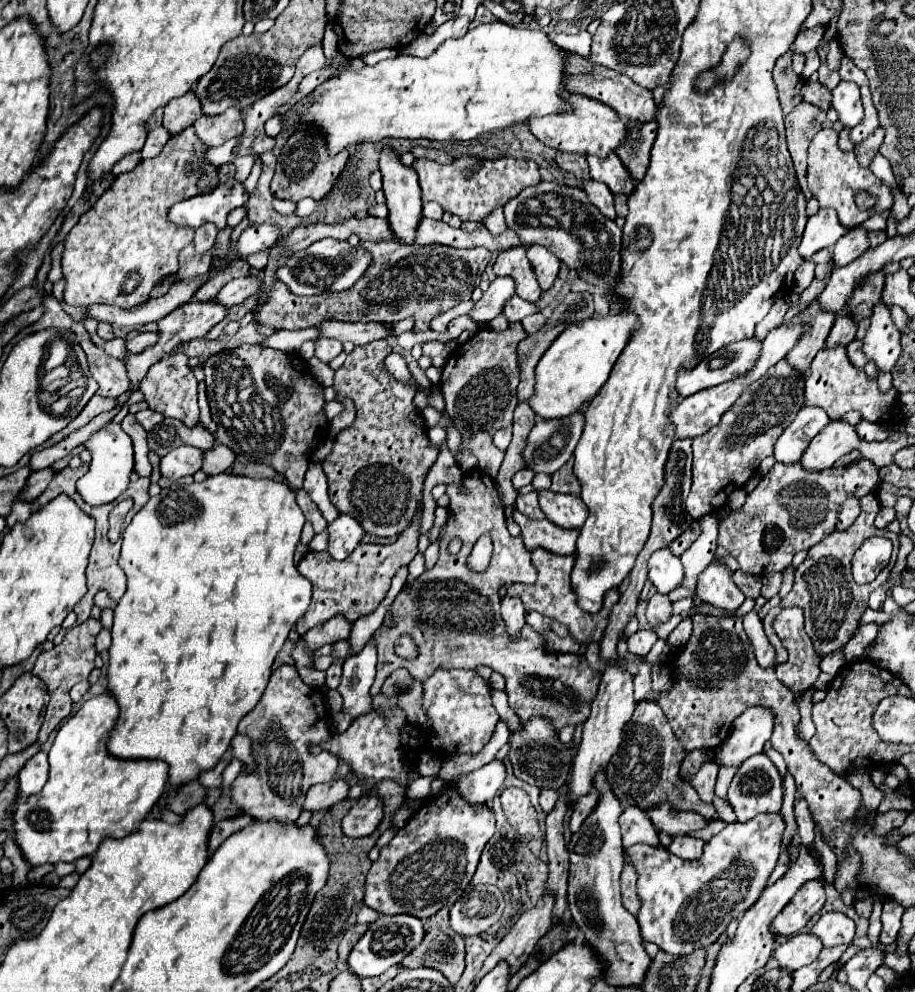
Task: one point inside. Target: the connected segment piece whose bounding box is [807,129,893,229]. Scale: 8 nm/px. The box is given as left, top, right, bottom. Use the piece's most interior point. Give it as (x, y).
(835, 176)

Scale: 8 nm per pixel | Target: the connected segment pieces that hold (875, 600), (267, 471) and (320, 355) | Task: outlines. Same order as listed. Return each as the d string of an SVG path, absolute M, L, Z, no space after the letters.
M880 586L875 589L869 596L868 605L873 610L878 610L881 608L882 603L886 598L886 588L884 586Z
M235 461L235 465L231 467L231 471L237 473L237 475L249 475L251 479L275 479L275 481L283 481L283 483L287 483L285 475L273 471L269 465L257 465L257 463L243 465L243 463Z
M321 337L315 341L315 357L323 363L329 363L331 359L335 359L339 353L343 351L341 347L341 341L337 339L327 339L327 337Z

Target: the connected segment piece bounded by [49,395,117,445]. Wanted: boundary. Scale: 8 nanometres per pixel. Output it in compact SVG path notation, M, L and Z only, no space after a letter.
M95 395L87 405L85 405L85 409L67 425L67 429L63 429L61 433L57 433L57 437L51 437L49 439L49 445L55 445L55 443L59 443L61 439L65 439L69 433L73 433L73 431L77 431L77 429L81 429L83 425L87 425L93 417L97 417L99 413L103 413L103 411L111 411L113 407L117 405L117 399L107 399L107 397L99 397L99 395Z

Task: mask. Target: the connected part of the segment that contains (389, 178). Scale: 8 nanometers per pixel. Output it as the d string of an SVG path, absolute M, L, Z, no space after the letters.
M385 147L385 153L381 155L381 175L383 175L383 193L385 193L385 205L389 209L389 227L397 241L411 245L415 243L417 227L423 219L421 213L421 187L417 181L417 173L413 173L413 167L403 167L401 159L393 153L393 149Z

